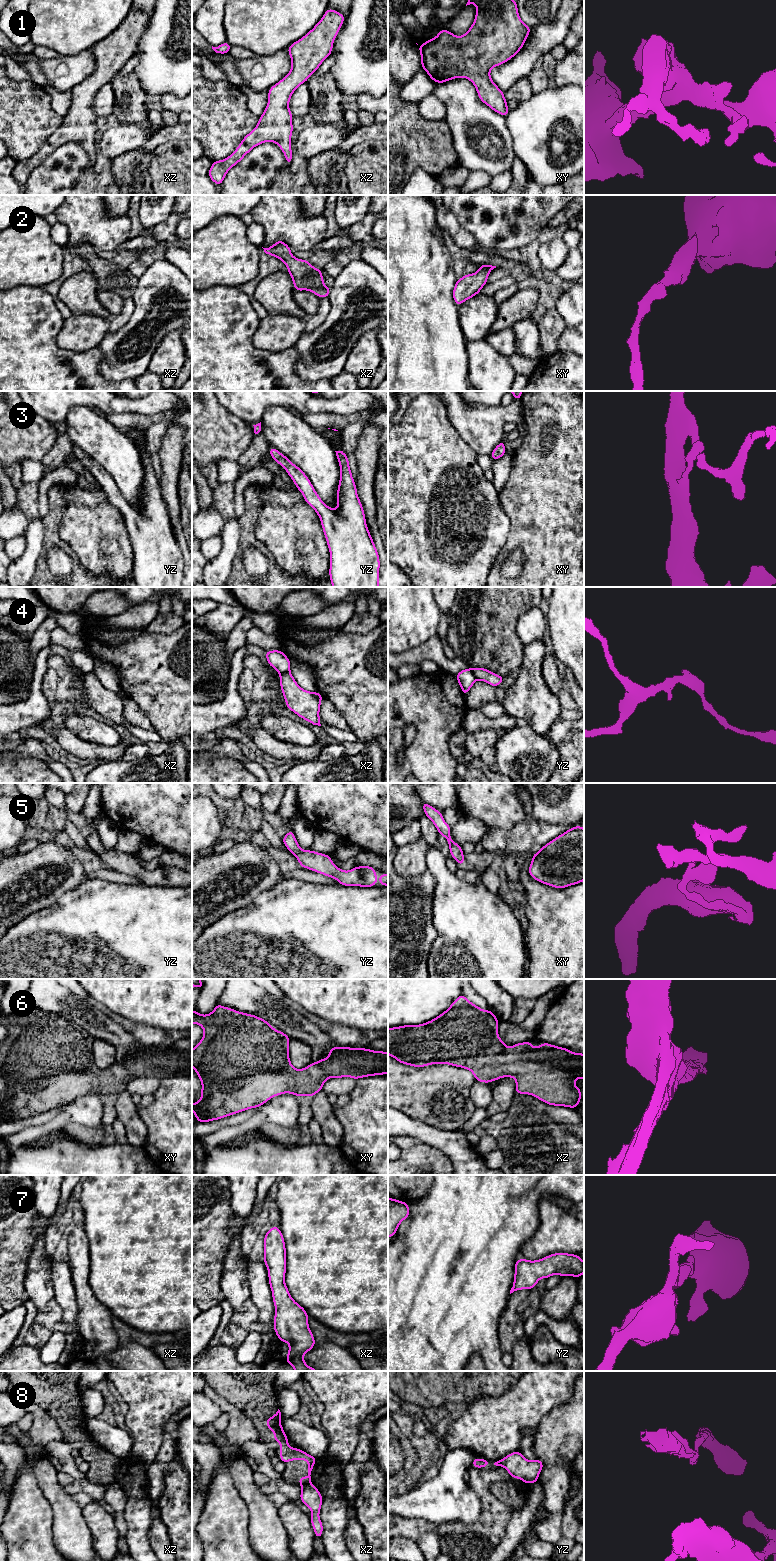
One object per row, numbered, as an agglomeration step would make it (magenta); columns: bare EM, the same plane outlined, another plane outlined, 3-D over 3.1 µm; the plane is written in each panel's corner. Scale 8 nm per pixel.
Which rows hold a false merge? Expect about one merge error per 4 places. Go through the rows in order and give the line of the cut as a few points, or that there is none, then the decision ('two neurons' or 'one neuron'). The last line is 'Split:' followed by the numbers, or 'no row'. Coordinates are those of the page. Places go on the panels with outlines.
1: cut none; one neuron
2: cut none; one neuron
3: cut none; one neuron
4: cut yz (469, 669), (477, 679); two neurons
5: cut none; one neuron
6: cut none; one neuron
7: cut none; one neuron
8: cut xz (310, 1482), (301, 1485); two neurons
Split: 4, 8

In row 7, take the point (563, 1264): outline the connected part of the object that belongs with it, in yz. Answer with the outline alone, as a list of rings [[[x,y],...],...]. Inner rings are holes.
[[[559,1252],[535,1261],[519,1258],[514,1271],[510,1294],[522,1289],[530,1290],[541,1278],[547,1279],[555,1274],[579,1278],[584,1274],[584,1261],[576,1254]]]

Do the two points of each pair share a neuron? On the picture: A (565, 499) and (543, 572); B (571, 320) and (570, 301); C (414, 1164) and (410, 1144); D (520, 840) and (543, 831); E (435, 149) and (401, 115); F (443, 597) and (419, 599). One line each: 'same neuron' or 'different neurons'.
A: same neuron
B: same neuron
C: same neuron
D: same neuron
E: same neuron
F: different neurons

